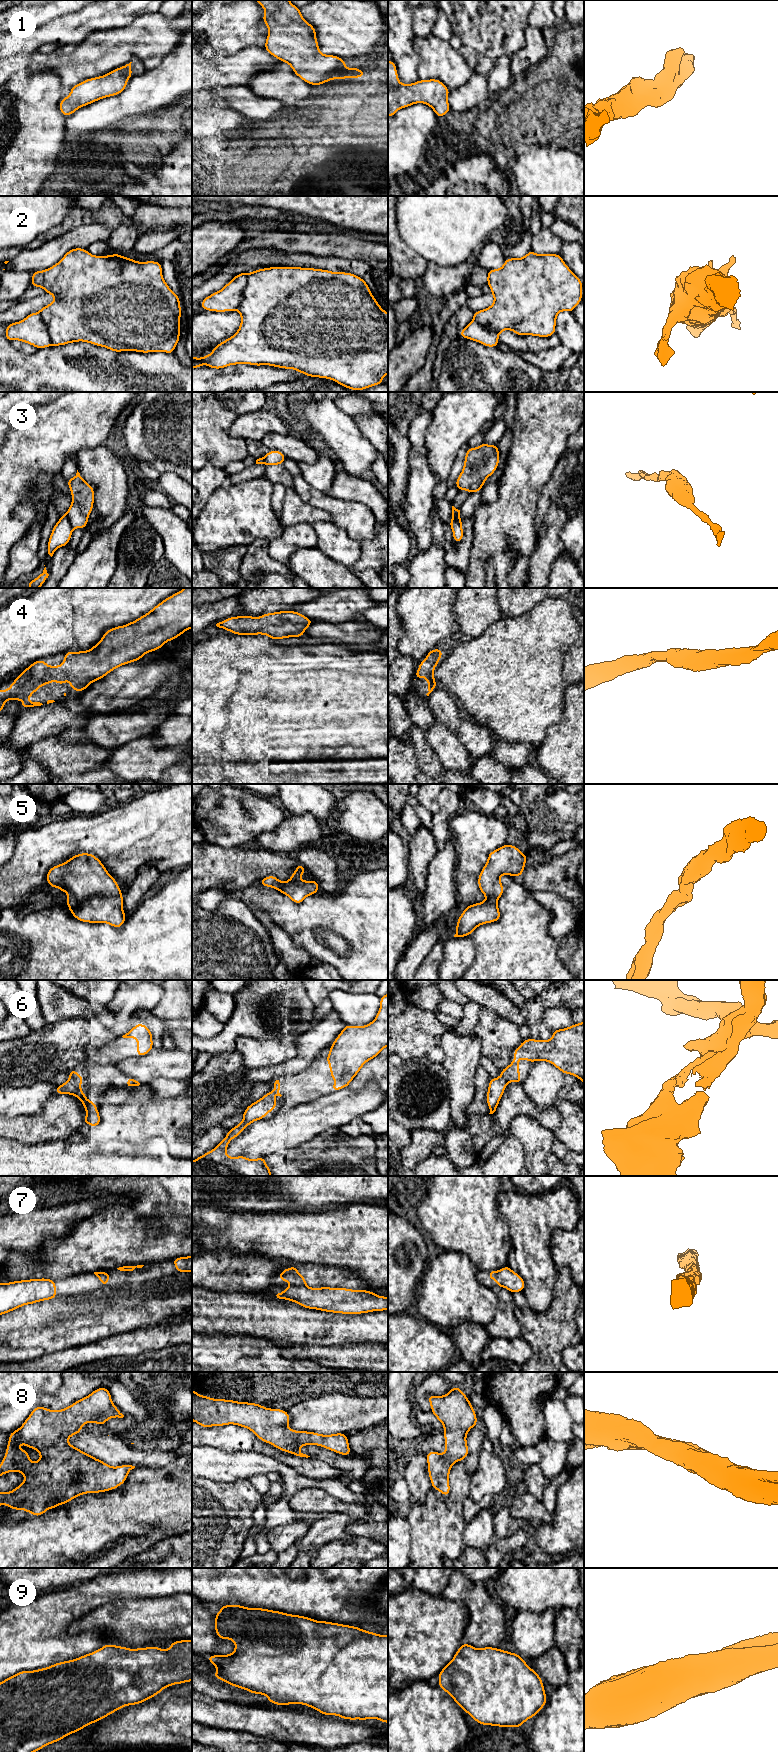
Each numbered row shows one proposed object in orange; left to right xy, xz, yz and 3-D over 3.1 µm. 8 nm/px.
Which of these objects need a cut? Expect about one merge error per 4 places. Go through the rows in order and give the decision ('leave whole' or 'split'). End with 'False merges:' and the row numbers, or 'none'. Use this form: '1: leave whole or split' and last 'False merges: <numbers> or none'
1: leave whole
2: split
3: split
4: leave whole
5: leave whole
6: leave whole
7: leave whole
8: leave whole
9: leave whole
False merges: 2, 3

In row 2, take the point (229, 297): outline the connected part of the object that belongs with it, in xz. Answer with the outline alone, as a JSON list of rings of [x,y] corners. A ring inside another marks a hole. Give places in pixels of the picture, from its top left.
[[[242,272],[228,282],[221,290],[201,301],[202,310],[227,312],[238,309],[243,290],[247,284],[247,273]]]

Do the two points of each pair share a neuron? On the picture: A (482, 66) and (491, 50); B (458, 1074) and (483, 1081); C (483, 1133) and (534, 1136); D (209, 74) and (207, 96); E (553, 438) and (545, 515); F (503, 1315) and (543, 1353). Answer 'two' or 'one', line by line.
A: two
B: two
C: two
D: two
E: two
F: two

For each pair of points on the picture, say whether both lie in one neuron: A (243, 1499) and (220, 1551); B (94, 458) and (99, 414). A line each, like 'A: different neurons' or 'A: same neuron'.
A: same neuron
B: different neurons

